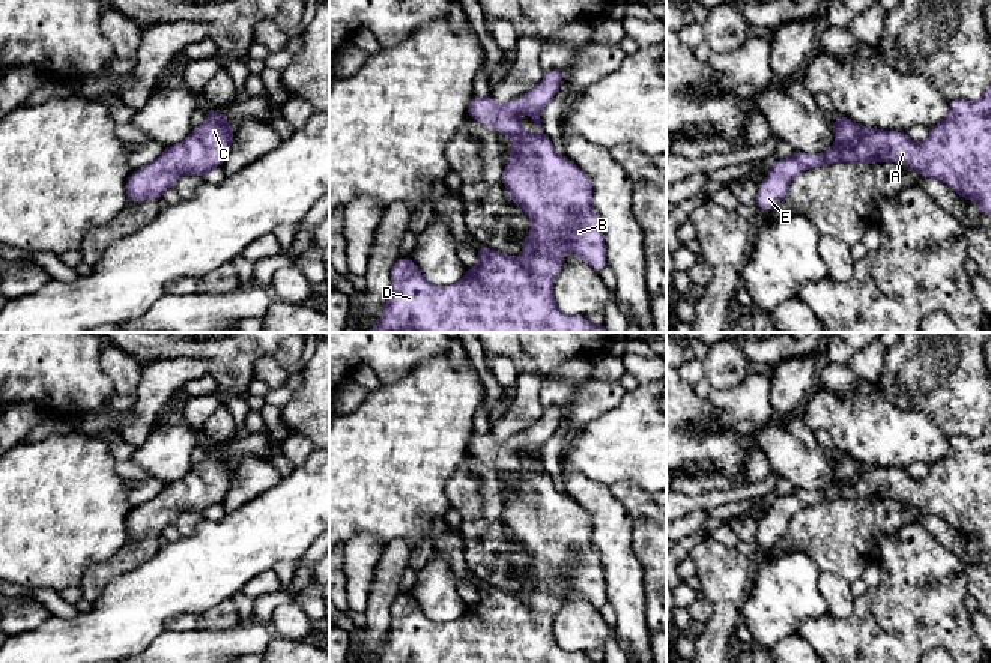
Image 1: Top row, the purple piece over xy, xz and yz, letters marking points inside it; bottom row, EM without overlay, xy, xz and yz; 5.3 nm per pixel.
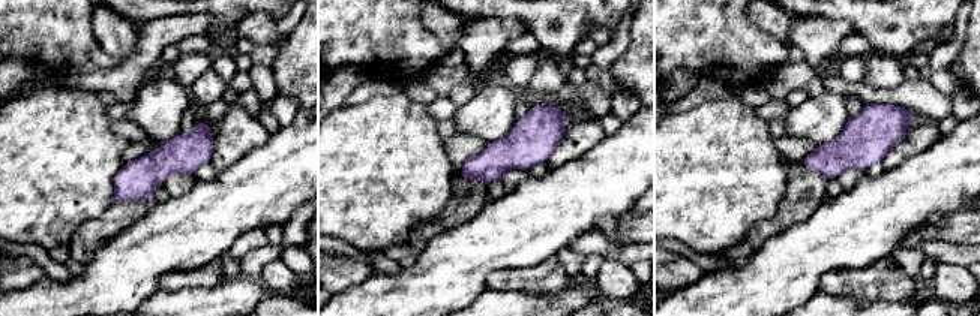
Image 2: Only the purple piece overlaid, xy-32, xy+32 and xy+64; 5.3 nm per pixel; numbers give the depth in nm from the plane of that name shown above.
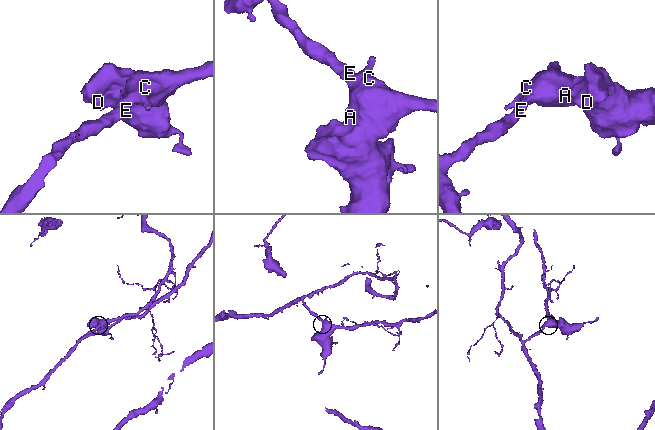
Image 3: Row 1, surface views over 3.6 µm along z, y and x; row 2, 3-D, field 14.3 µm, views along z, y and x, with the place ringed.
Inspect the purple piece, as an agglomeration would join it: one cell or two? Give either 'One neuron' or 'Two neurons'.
One neuron

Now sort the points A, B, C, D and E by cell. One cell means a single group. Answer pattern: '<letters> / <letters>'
A B C D E

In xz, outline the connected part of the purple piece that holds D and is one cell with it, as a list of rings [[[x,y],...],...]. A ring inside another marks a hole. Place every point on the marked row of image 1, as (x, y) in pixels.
[[[549,71],[534,89],[507,104],[498,104],[492,95],[472,96],[468,104],[468,119],[492,126],[514,141],[504,167],[504,186],[510,200],[532,221],[528,238],[520,244],[523,256],[517,259],[480,245],[478,265],[466,269],[451,286],[435,286],[411,257],[397,259],[383,314],[367,332],[606,332],[603,325],[591,325],[586,316],[561,311],[553,296],[553,283],[565,254],[577,256],[596,271],[608,266],[602,221],[591,206],[592,182],[573,161],[562,158],[541,131],[540,114],[556,96],[564,77],[565,71]],[[523,113],[532,116],[540,129],[537,135],[522,129]]]

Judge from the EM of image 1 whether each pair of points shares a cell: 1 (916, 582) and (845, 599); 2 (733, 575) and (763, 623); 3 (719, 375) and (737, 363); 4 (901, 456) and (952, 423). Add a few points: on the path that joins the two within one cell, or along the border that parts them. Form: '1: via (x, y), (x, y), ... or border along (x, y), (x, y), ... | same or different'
1: border along (856, 597), (854, 608), (845, 618), (827, 614) | different
2: border along (752, 581), (740, 620) | different
3: via (724, 370), (733, 366) | same
4: border along (912, 409), (927, 414), (948, 438) | different

